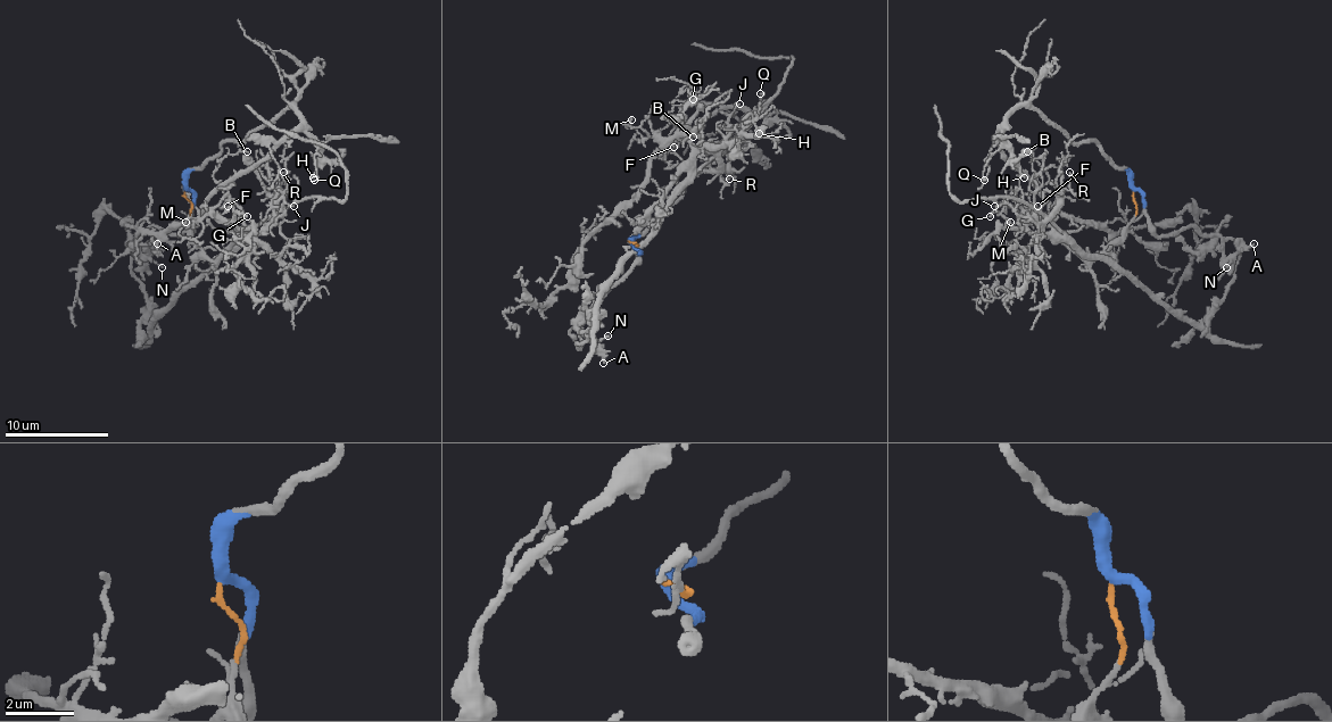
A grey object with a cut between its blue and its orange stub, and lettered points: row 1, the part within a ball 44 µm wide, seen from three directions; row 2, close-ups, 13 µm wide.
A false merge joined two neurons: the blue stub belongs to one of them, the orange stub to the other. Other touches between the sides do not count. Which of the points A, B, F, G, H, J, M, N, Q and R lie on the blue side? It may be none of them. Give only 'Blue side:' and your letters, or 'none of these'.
Blue side: A, H, N, Q

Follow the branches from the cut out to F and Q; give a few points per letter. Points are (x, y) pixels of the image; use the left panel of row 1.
F: (185, 191), (188, 227), (214, 260), (245, 235), (232, 222), (234, 209), (229, 204), (222, 207), (226, 207)
Q: (185, 191), (185, 179), (214, 157), (224, 142), (242, 142), (289, 106), (302, 118), (315, 147), (315, 181)

